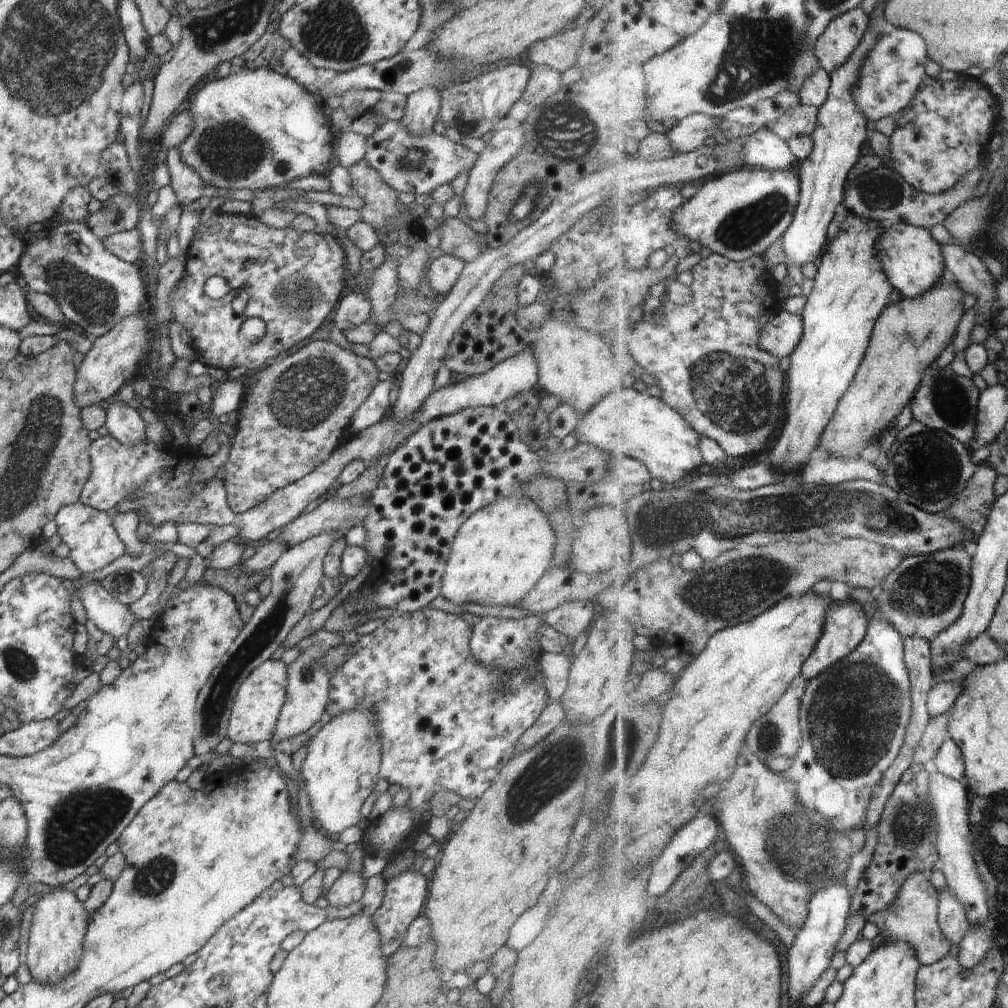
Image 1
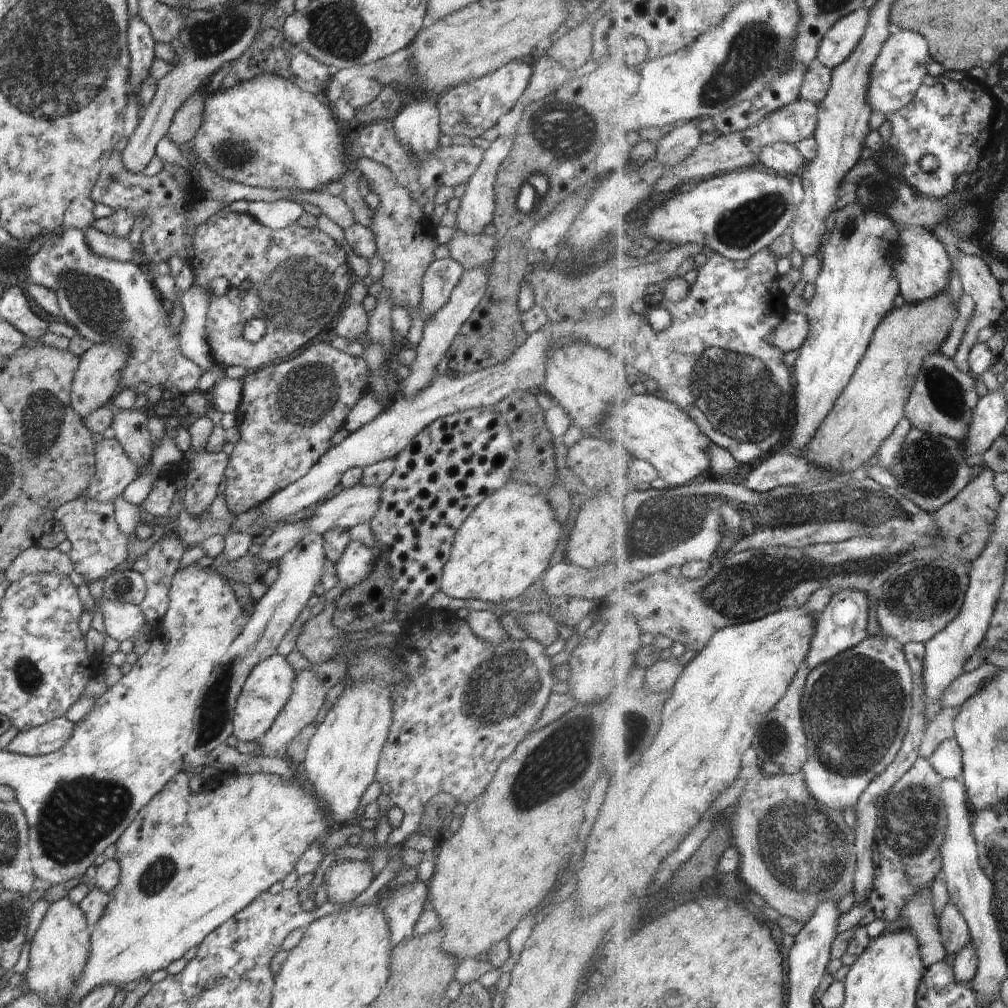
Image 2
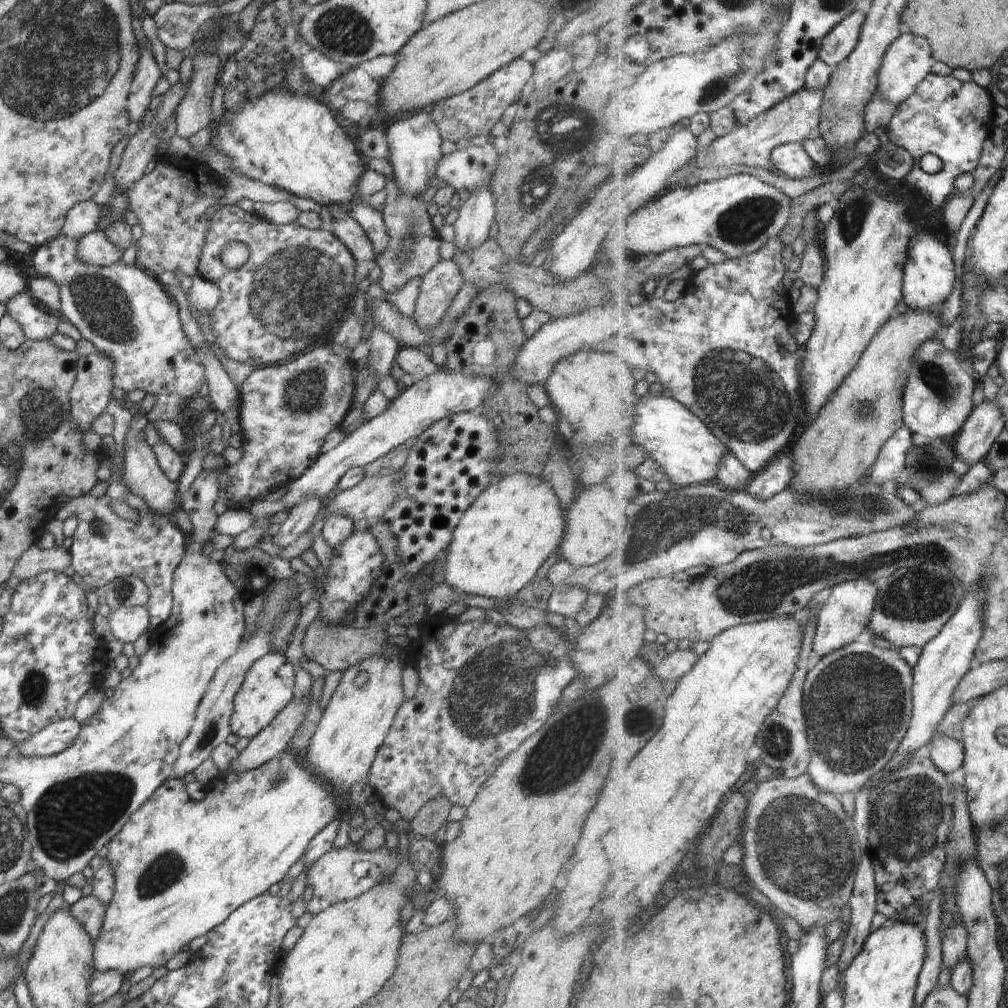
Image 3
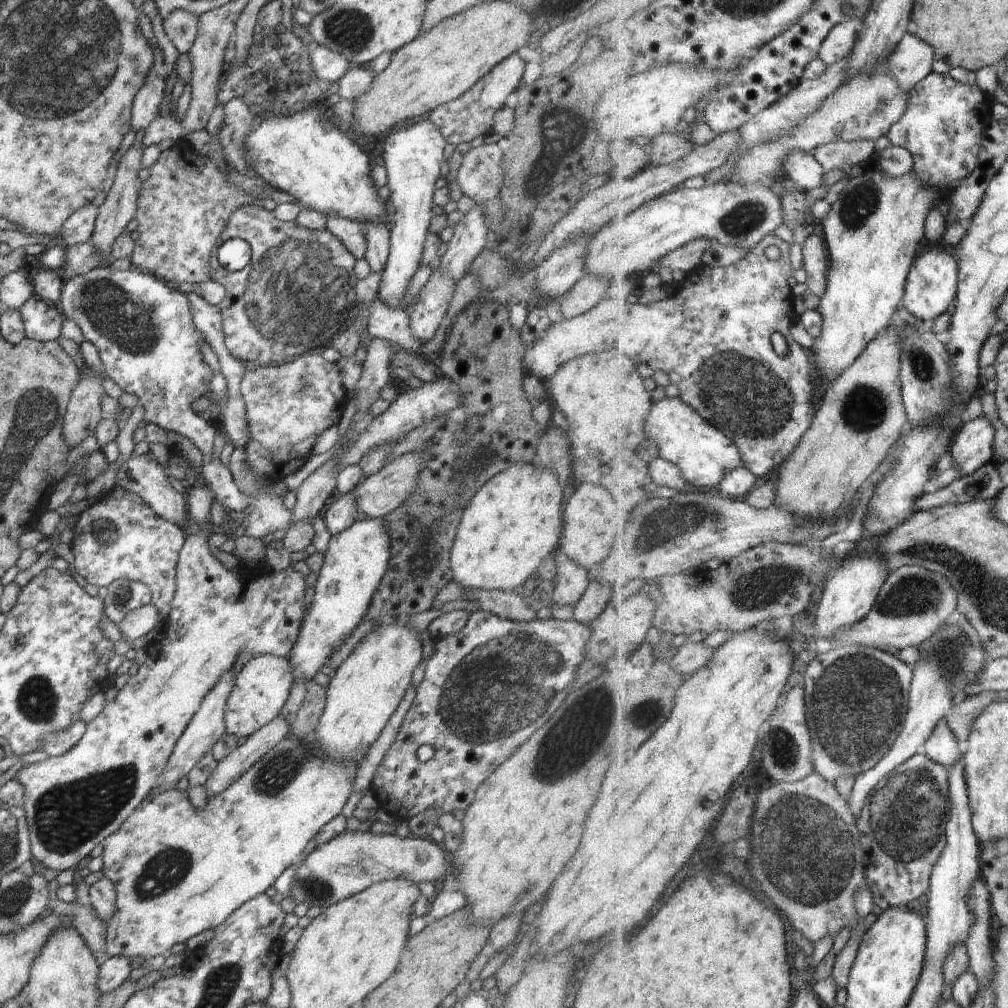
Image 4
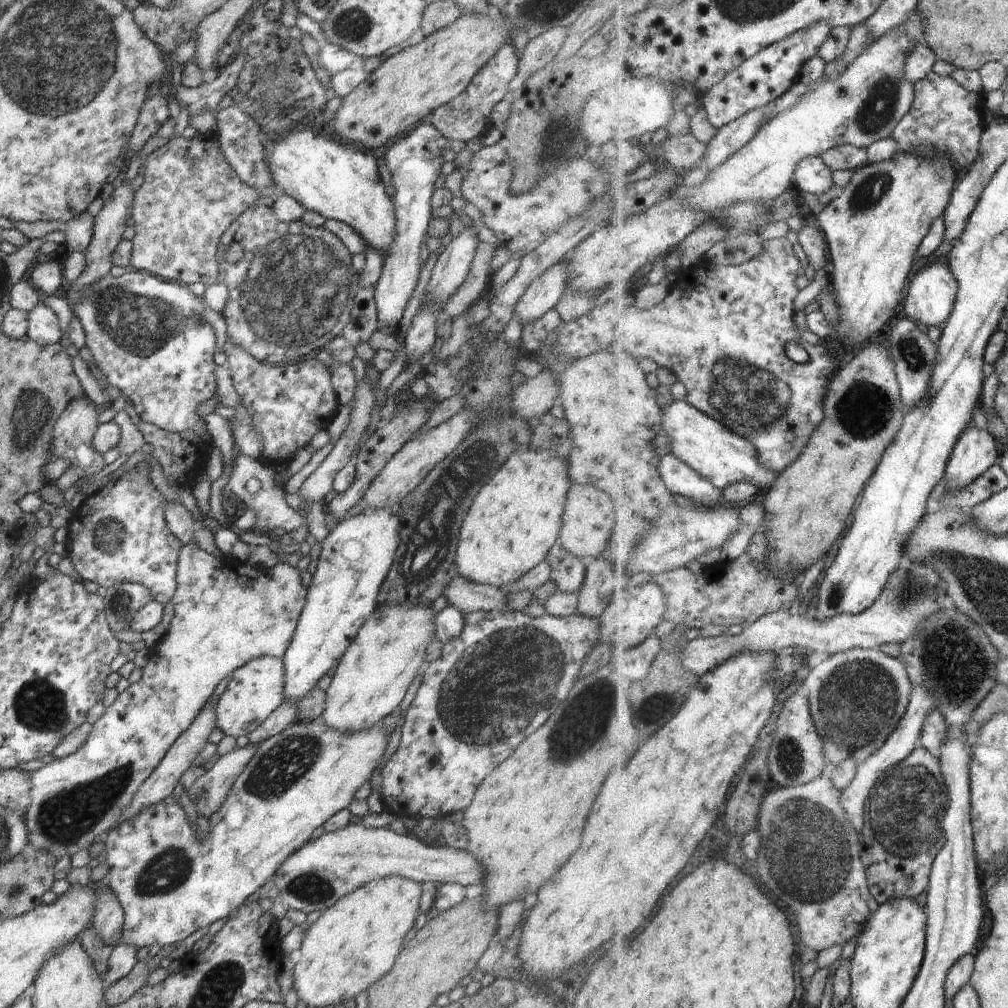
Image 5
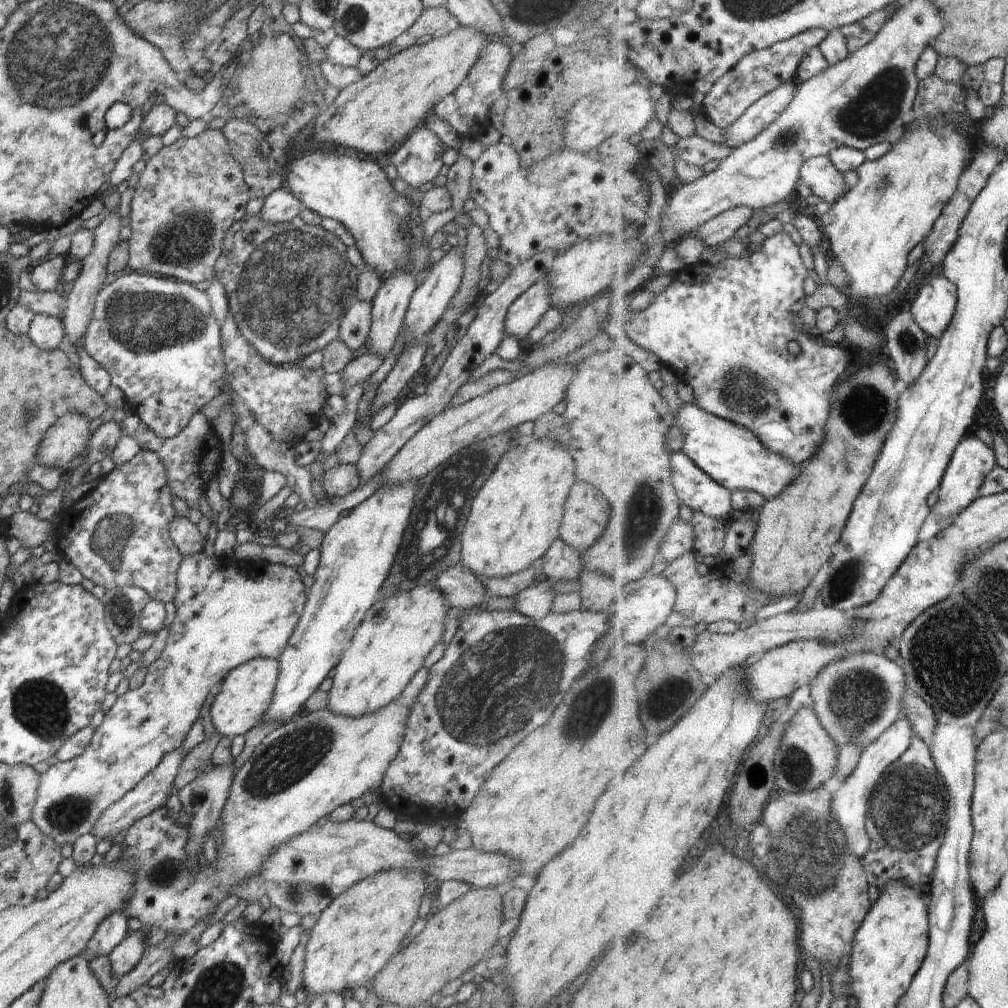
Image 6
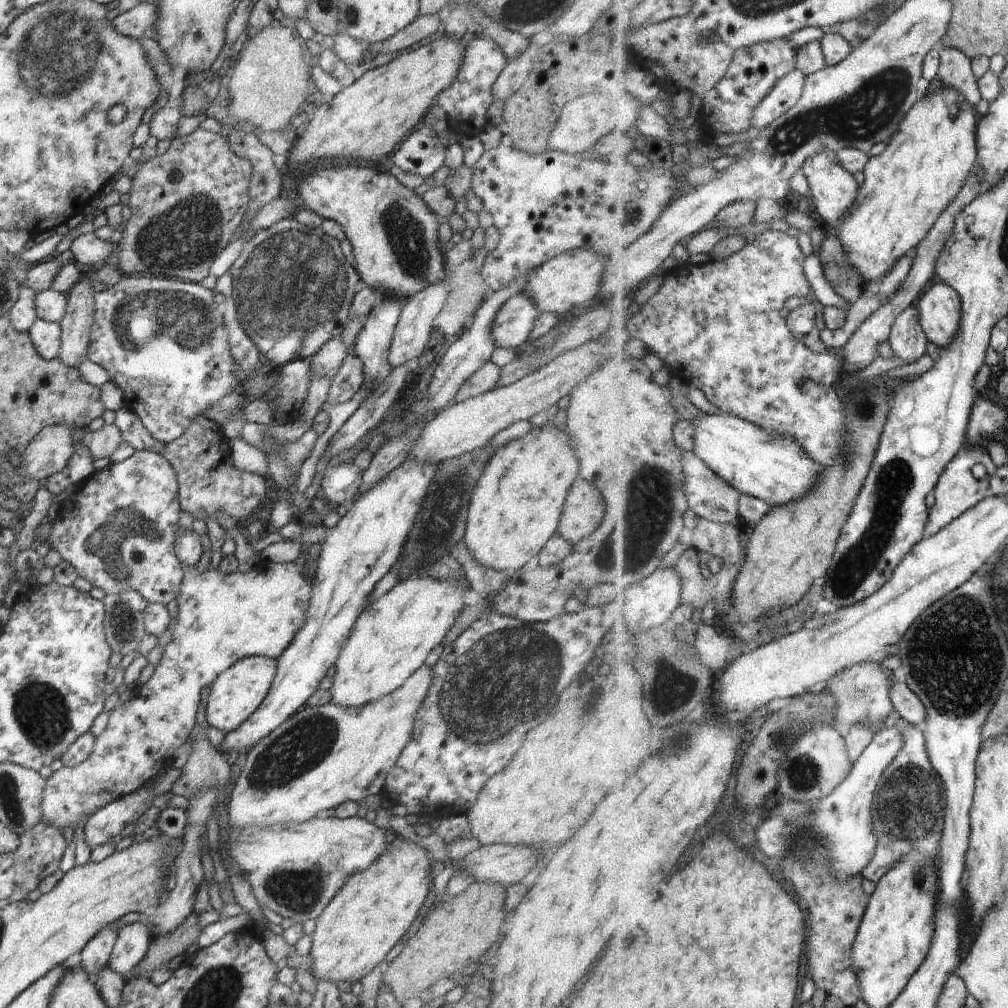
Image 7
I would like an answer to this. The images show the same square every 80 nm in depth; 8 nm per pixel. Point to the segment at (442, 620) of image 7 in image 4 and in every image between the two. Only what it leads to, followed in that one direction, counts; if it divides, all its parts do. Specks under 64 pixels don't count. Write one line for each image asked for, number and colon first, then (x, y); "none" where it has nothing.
4: (367, 687)
5: (376, 670)
6: (390, 645)

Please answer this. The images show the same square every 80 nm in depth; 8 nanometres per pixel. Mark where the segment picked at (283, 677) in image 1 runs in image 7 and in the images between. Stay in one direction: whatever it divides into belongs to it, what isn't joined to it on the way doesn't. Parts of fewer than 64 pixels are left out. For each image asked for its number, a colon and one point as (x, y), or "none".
2: (266, 691)
3: (266, 690)
4: (259, 691)
5: (255, 690)
6: (247, 690)
7: (235, 693)

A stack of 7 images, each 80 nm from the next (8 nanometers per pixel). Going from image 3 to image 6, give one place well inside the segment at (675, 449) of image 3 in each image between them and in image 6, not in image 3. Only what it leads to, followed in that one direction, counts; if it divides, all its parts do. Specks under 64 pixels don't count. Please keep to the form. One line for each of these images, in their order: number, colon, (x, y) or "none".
4: (707, 456)
5: (723, 456)
6: (734, 455)

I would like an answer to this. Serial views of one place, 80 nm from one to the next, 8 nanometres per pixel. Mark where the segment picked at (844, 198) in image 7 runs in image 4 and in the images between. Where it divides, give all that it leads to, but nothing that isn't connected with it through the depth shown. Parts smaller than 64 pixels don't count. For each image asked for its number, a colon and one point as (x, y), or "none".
4: (804, 170)
5: (814, 175)
6: (825, 180)

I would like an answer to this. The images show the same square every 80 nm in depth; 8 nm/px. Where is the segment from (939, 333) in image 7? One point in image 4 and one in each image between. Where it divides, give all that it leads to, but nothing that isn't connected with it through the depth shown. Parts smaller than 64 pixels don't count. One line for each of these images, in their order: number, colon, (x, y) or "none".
4: (933, 285)
5: (934, 291)
6: (935, 306)

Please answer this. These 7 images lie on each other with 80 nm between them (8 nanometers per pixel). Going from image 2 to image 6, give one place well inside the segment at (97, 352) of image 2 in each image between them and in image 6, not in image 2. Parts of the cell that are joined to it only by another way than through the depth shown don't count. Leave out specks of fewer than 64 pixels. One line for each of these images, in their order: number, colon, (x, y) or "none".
3: (90, 393)
4: (84, 412)
5: (77, 425)
6: (66, 438)

